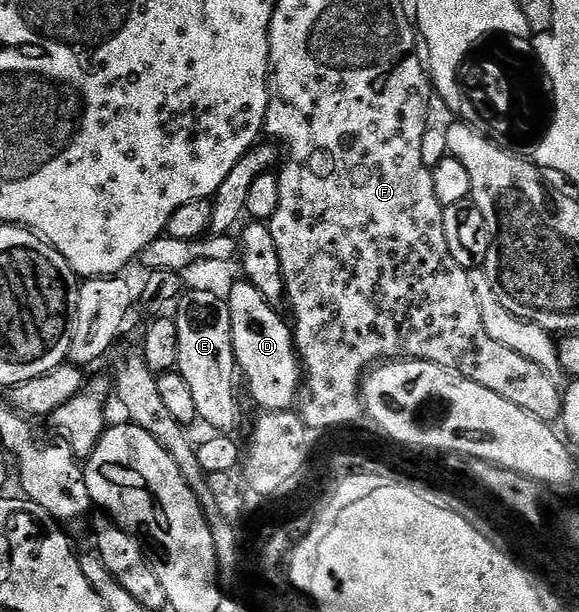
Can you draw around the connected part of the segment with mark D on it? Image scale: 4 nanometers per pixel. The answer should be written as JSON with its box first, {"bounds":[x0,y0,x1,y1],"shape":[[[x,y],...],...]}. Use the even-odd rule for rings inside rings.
{"bounds":[227,282,303,412],"shape":[[[238,282],[230,292],[227,292],[227,299],[229,301],[229,309],[231,310],[231,338],[233,339],[233,349],[235,350],[235,358],[237,359],[237,367],[240,375],[243,377],[243,384],[249,387],[249,396],[258,404],[258,409],[267,412],[288,412],[297,403],[297,389],[303,380],[303,373],[301,371],[301,361],[297,358],[297,350],[293,346],[293,329],[290,321],[284,315],[280,316],[278,309],[274,305],[267,302],[267,298],[263,298],[263,294],[259,294],[259,290],[255,290],[255,286]]]}

